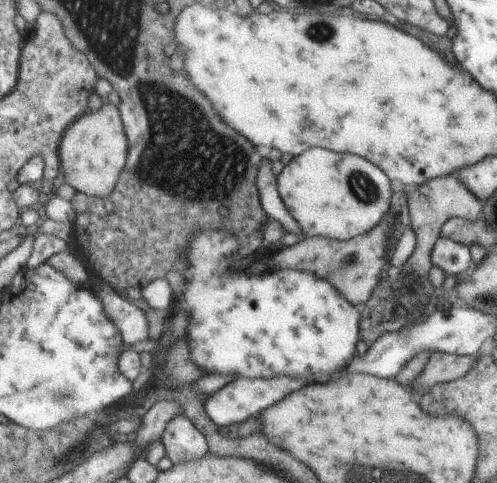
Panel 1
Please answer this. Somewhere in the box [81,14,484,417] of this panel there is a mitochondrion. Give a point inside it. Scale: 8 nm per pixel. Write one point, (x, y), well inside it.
(186, 151)

